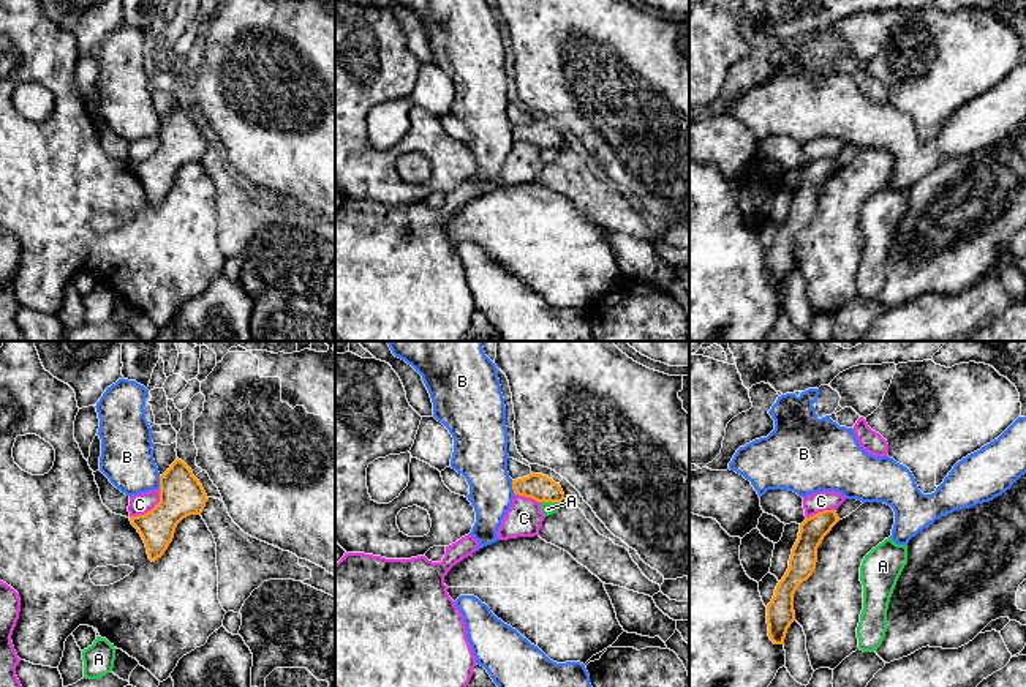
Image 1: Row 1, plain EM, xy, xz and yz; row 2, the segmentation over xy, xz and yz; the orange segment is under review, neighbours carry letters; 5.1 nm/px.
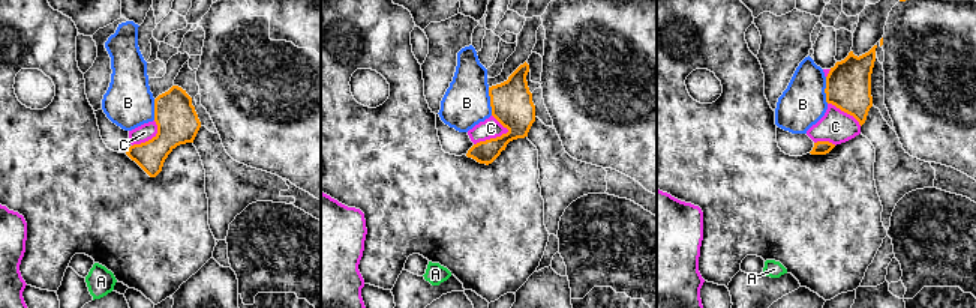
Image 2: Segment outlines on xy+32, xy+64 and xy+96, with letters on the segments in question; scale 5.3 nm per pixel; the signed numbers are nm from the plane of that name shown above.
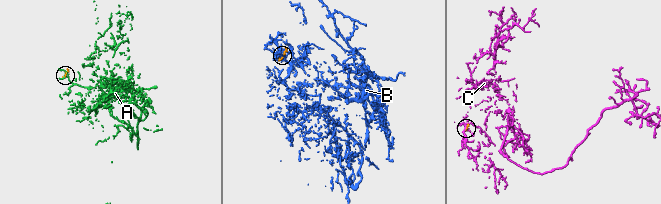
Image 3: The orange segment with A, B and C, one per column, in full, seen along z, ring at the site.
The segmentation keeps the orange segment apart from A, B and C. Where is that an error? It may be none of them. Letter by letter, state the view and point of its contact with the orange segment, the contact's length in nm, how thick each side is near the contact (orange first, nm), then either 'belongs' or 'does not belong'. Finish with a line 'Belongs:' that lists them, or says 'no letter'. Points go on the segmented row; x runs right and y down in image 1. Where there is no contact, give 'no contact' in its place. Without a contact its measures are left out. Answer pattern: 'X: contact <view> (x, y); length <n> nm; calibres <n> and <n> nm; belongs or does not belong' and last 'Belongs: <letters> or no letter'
A: contact xz (550, 501); length 100 nm; calibres 140 and 70 nm; does not belong
B: contact xz (512, 488); length 80 nm; calibres 140 and 280 nm; does not belong
C: contact xy (150, 510); length 220 nm; calibres 220 and 110 nm; does not belong
Belongs: no letter

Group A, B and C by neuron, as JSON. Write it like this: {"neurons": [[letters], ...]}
{"neurons": [["A"], ["B"], ["C"]]}

